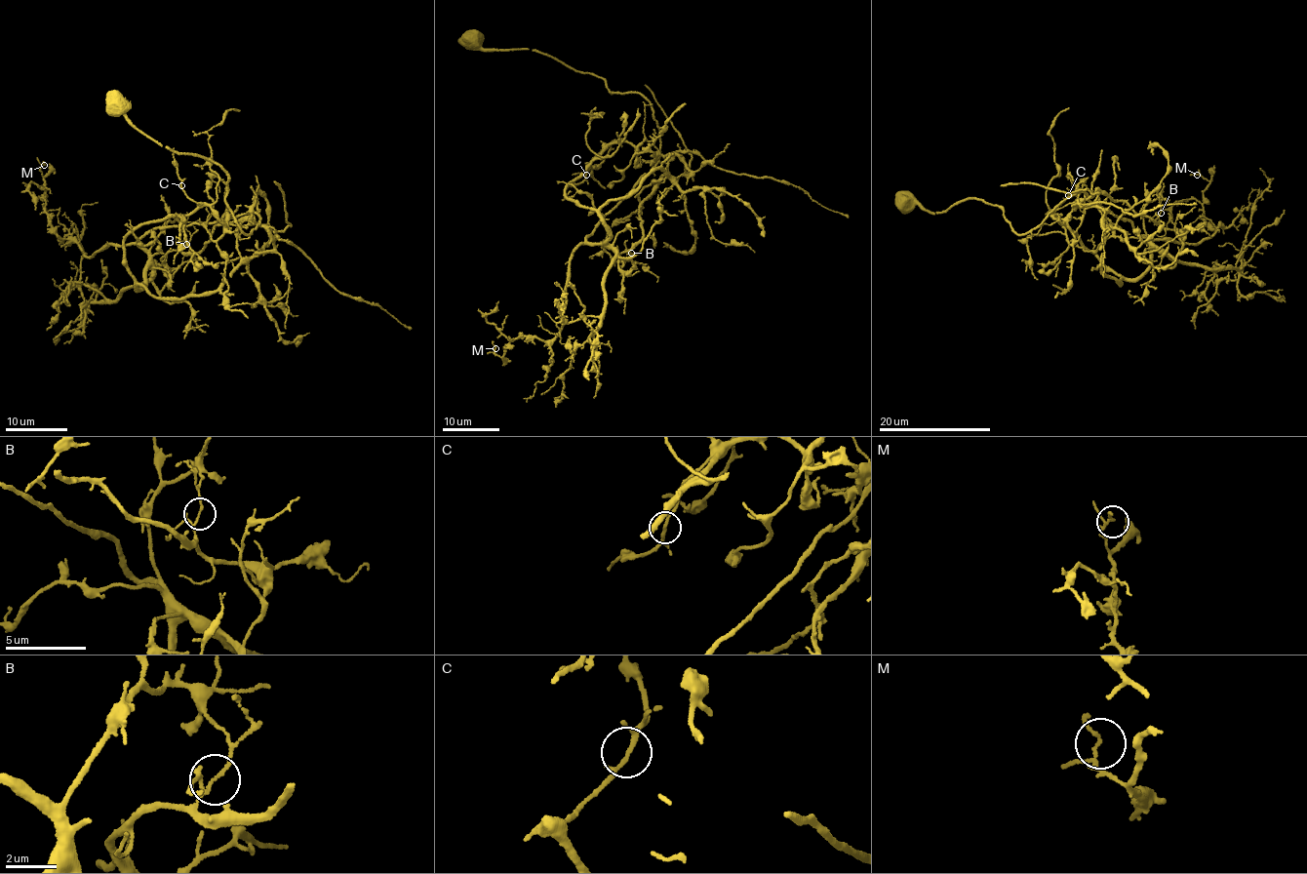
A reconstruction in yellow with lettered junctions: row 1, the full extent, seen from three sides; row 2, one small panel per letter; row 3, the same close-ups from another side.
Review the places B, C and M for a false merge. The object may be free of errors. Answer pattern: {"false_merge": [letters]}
{"false_merge": ["B"]}

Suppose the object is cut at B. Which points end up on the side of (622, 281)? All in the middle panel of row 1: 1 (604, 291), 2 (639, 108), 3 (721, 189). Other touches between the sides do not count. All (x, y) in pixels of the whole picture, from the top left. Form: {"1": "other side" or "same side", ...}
{"1": "other side", "2": "other side", "3": "other side"}

